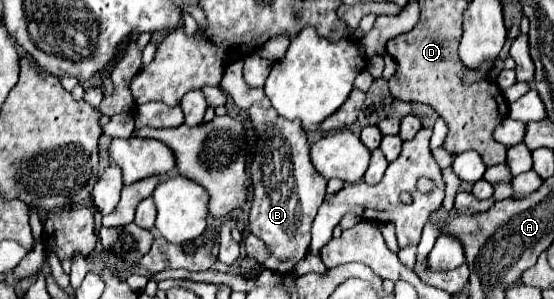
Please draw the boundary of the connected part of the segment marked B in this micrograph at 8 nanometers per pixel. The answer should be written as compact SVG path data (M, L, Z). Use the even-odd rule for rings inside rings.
M243 60L231 62L225 68L225 76L223 76L219 86L221 86L221 90L225 90L233 98L235 106L249 116L249 122L253 126L255 136L261 136L261 138L257 138L255 154L253 154L253 160L249 164L253 200L251 200L251 212L249 212L249 224L247 226L249 226L249 232L255 234L257 238L261 238L265 242L267 250L269 250L269 258L265 260L265 268L267 270L279 270L279 274L291 274L295 270L295 264L301 258L305 258L307 252L309 252L311 222L317 216L317 210L319 210L321 202L325 200L327 180L313 168L313 164L309 160L309 142L307 142L307 136L305 136L305 130L303 130L301 122L281 118L275 112L275 108L271 106L263 88L253 88L243 80L241 68L243 68Z

